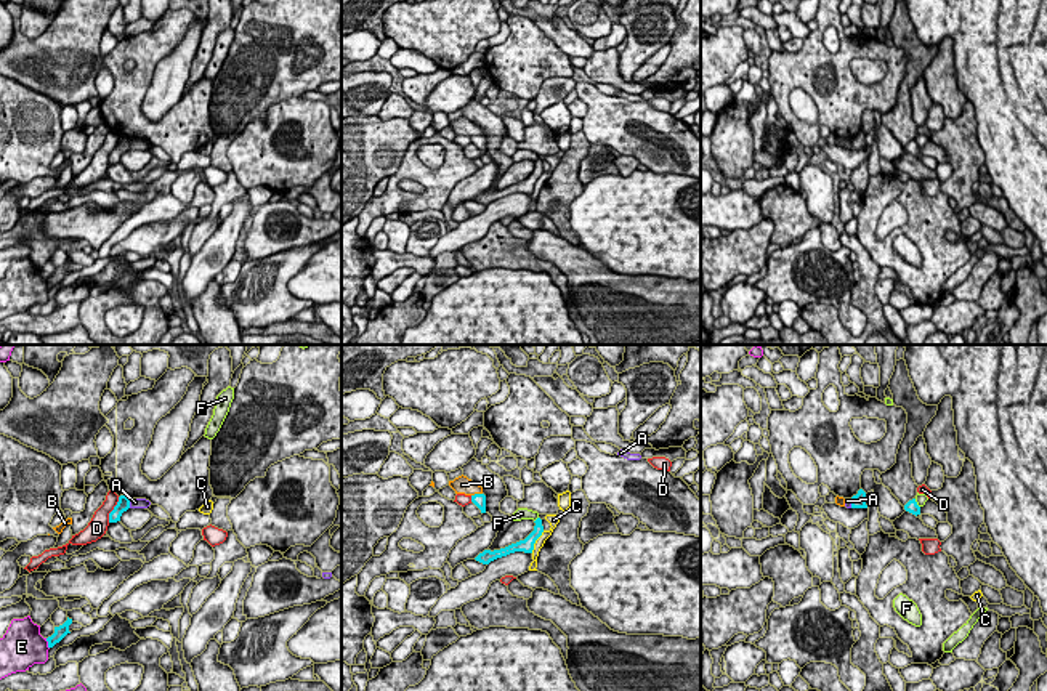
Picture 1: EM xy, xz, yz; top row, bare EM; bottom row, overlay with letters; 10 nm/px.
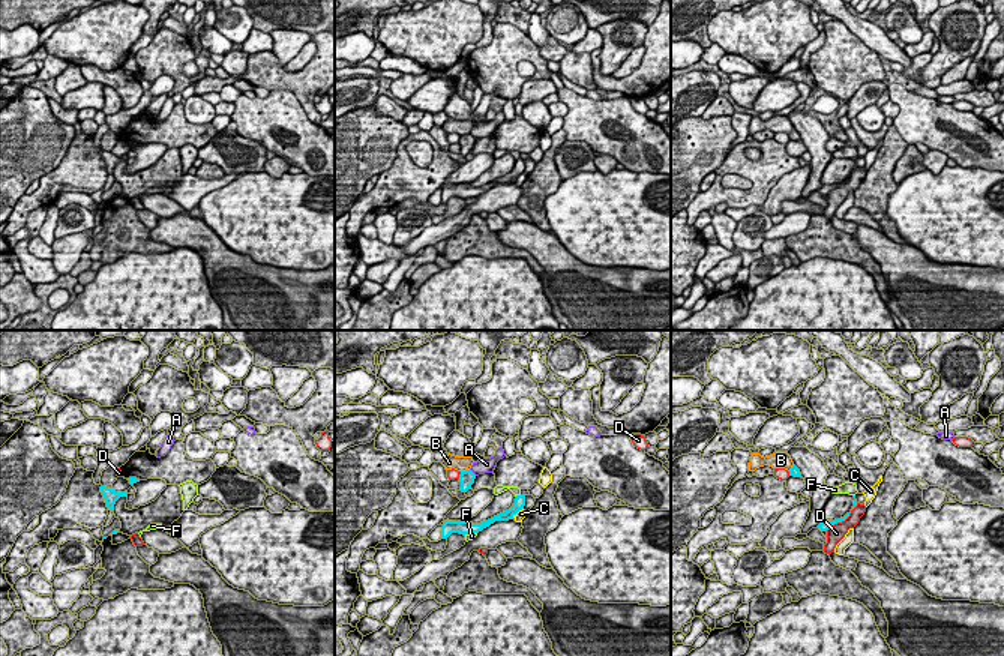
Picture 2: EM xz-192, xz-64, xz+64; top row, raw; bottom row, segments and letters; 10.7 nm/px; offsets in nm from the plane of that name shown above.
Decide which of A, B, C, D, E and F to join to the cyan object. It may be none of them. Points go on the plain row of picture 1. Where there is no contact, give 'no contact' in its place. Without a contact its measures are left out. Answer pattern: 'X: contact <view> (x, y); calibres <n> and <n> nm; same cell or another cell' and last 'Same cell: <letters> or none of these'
A: contact xy (129, 145); calibres 130 and 100 nm; another cell
B: contact xz (477, 135); calibres 130 and 180 nm; another cell
C: contact xz (534, 183); calibres 140 and 90 nm; another cell
D: contact xy (113, 151); calibres 130 and 200 nm; another cell
E: contact xy (48, 284); calibres 130 and 400 nm; another cell
F: contact xz (536, 161); calibres 120 and 130 nm; another cell
Same cell: none of these

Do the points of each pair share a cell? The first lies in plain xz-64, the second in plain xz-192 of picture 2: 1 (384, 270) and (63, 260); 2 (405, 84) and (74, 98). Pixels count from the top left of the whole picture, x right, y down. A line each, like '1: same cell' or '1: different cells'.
1: different cells
2: different cells

